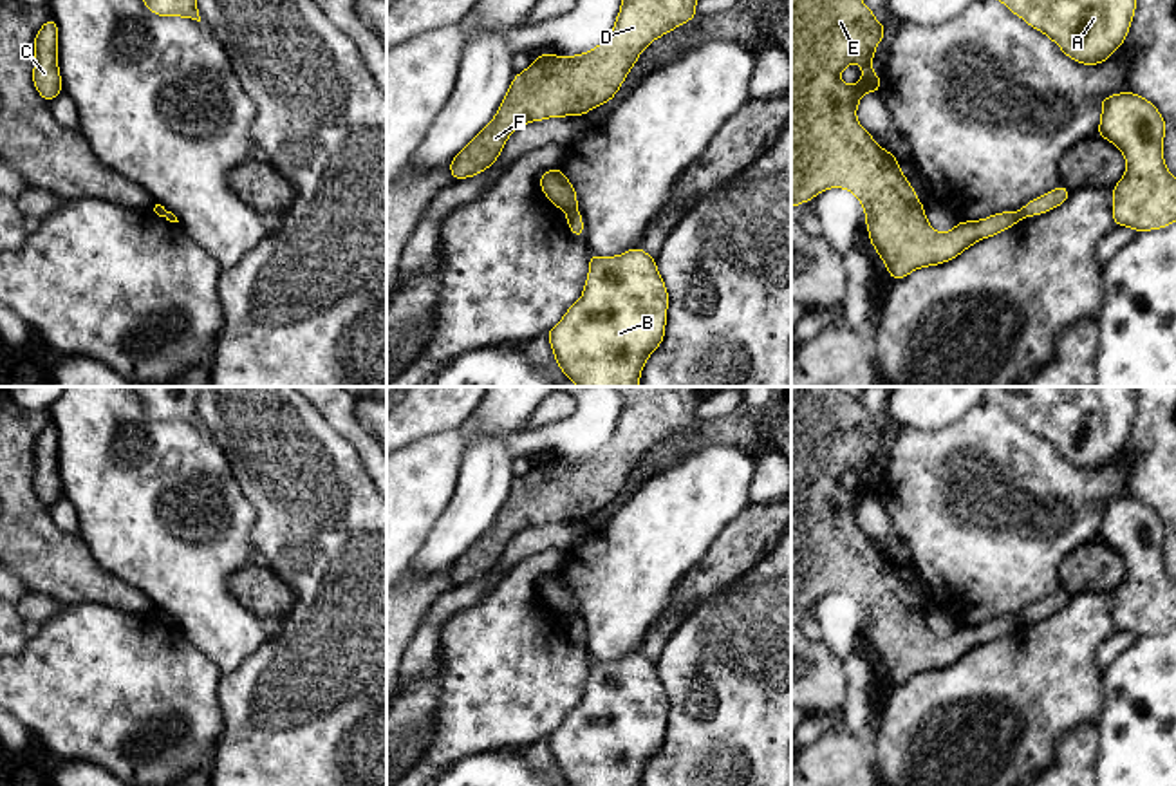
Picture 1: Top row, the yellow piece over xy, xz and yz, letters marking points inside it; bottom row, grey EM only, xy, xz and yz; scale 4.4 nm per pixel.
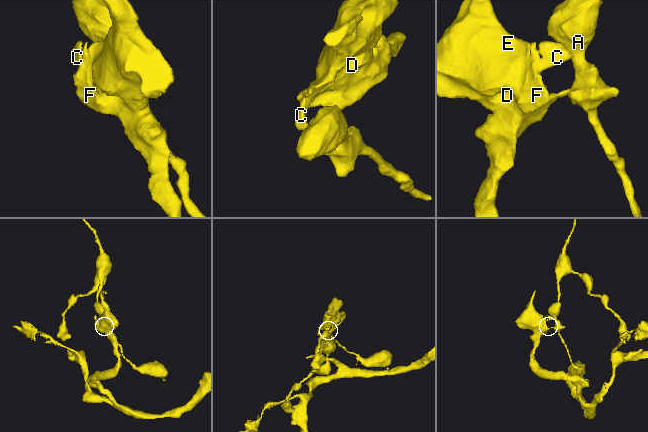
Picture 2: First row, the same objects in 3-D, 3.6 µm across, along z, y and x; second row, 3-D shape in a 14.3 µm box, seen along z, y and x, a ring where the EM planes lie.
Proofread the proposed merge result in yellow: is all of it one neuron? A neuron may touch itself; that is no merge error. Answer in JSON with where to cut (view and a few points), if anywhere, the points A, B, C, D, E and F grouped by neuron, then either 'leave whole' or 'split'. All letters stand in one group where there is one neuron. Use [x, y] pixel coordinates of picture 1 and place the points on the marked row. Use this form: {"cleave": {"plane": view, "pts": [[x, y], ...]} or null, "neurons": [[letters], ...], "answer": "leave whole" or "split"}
{"cleave": {"plane": "xz", "pts": [[566, 208], [575, 210]]}, "neurons": [["A", "B"], ["C", "D", "E", "F"]], "answer": "split"}

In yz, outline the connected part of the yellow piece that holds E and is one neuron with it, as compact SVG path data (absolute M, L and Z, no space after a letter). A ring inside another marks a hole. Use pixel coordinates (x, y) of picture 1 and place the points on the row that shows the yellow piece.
M791 0L791 210L829 188L849 190L863 206L867 240L891 278L901 280L919 267L950 262L975 242L1013 228L1021 217L1019 211L1001 211L957 222L948 233L929 224L925 206L900 172L900 161L880 148L856 119L862 96L882 87L873 56L883 36L885 22L880 23L863 0ZM856 61L862 80L842 83L842 70Z

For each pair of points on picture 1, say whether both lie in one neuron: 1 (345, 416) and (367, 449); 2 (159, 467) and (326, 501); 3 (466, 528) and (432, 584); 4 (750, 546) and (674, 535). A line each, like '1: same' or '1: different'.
1: same
2: different
3: different
4: different

